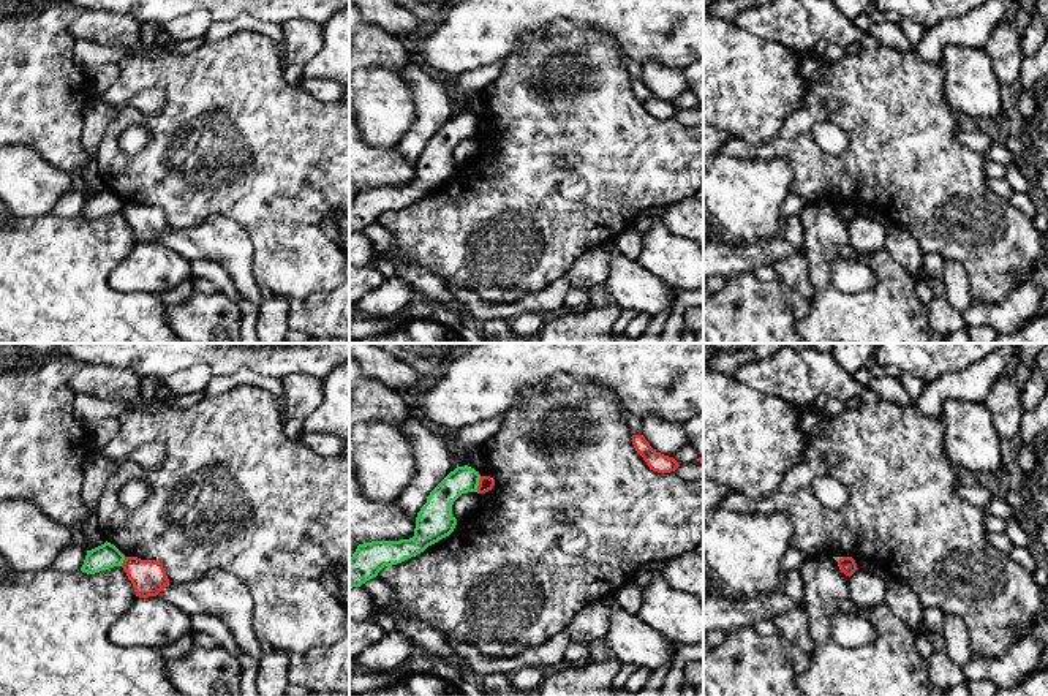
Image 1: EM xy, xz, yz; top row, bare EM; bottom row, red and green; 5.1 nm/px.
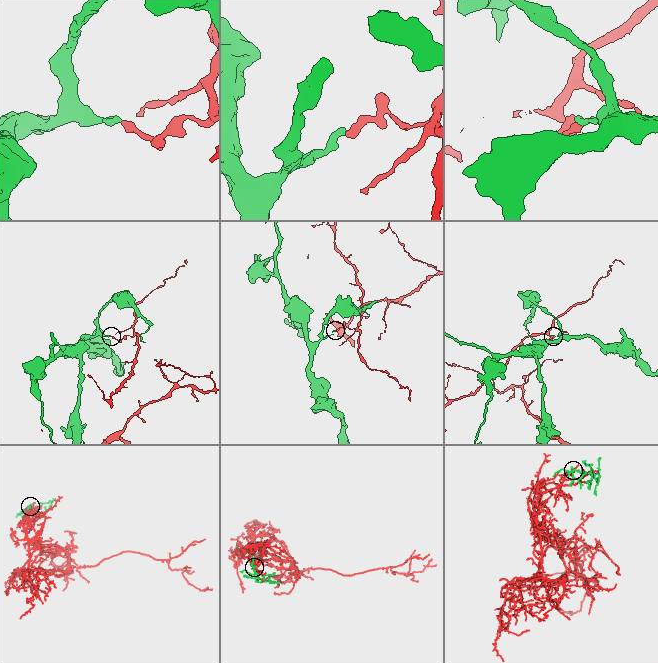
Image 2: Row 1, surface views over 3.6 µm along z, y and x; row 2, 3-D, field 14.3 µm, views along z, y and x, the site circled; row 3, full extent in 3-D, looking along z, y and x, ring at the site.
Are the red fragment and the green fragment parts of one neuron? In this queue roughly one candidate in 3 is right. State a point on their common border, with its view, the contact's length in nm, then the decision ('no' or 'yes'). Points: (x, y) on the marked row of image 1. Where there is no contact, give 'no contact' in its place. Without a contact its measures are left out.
xz (479, 484) | 80 nm | no

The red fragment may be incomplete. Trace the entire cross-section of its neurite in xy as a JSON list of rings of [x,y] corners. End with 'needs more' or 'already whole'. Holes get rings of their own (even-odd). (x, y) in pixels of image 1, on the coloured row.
[[[125,557],[122,568],[139,598],[156,596],[169,584],[163,565],[155,560]]]; already whole

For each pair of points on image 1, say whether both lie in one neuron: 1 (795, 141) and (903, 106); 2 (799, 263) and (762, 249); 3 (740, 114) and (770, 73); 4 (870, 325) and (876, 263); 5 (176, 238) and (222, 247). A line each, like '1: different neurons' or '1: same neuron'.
1: same neuron
2: different neurons
3: same neuron
4: same neuron
5: same neuron

